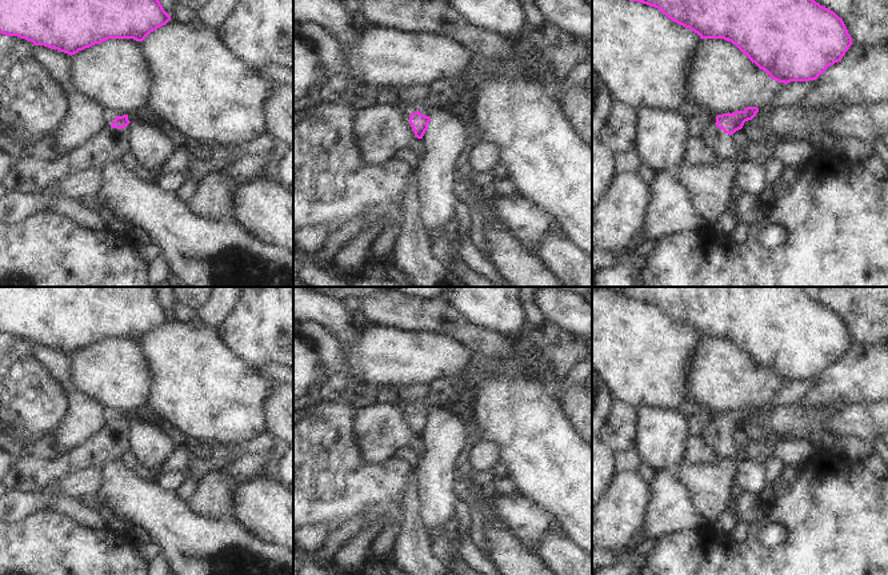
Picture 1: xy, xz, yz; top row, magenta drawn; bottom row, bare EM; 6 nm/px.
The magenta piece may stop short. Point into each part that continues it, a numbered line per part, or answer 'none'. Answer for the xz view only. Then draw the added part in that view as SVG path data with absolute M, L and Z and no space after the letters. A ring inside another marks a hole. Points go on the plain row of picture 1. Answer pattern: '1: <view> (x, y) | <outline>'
1: xz (422, 407) | M420 402L417 408L416 410L411 410L411 408L407 408L411 412L415 412L416 410L419 410L420 412L425 414L425 415L431 415L431 408L425 404L425 402ZM403 404L405 407L405 404ZM405 407L407 408L407 407Z

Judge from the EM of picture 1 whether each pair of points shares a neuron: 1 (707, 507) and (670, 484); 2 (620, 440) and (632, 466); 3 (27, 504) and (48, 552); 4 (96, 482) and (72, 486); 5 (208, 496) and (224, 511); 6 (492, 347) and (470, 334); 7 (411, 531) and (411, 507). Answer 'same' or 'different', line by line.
1: different
2: different
3: different
4: same
5: same
6: same
7: same

